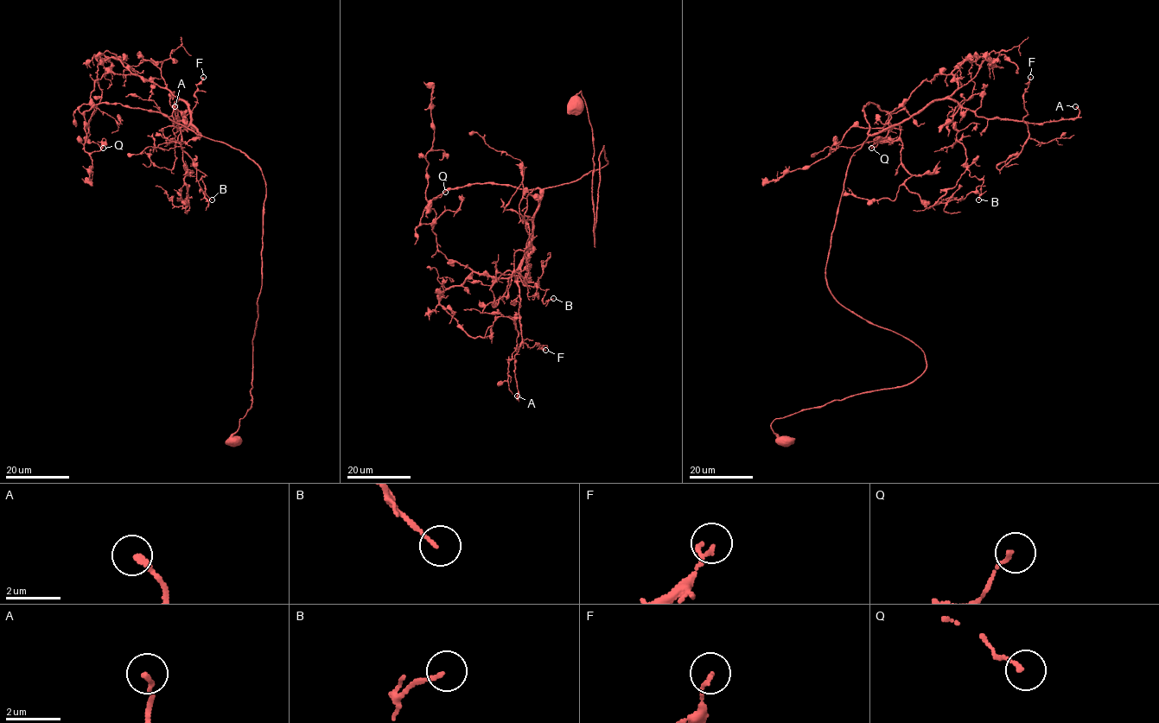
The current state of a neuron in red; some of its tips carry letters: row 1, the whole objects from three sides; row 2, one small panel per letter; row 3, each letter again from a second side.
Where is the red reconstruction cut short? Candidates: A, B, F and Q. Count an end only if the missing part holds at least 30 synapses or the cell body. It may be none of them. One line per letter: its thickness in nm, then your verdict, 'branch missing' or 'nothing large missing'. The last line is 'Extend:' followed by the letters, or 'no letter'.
A: calibre 200 nm; branch missing
B: calibre 120 nm; nothing large missing
F: calibre 120 nm; nothing large missing
Q: calibre 140 nm; nothing large missing
Extend: A

